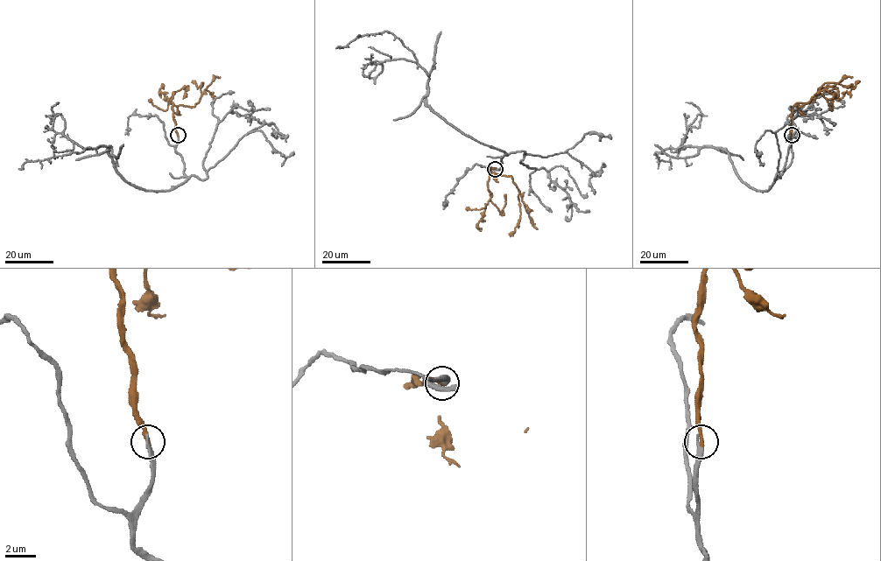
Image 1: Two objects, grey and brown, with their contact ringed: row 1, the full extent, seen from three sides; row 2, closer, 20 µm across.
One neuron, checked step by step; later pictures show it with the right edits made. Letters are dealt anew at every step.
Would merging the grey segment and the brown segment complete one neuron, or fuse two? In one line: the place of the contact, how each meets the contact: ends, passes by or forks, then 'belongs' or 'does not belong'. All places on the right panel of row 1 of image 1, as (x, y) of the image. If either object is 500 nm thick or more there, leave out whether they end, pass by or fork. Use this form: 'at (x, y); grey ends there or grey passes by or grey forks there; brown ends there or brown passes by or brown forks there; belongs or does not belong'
at (792, 135); grey ends there; brown ends there; belongs

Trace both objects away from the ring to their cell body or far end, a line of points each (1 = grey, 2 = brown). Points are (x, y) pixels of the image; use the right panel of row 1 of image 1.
1: (792, 135), (792, 161), (766, 190), (742, 180), (722, 149), (682, 146), (654, 154), (670, 161), (672, 168)
2: (792, 135), (792, 109), (794, 105), (806, 104), (824, 83), (837, 82), (854, 88), (859, 80)

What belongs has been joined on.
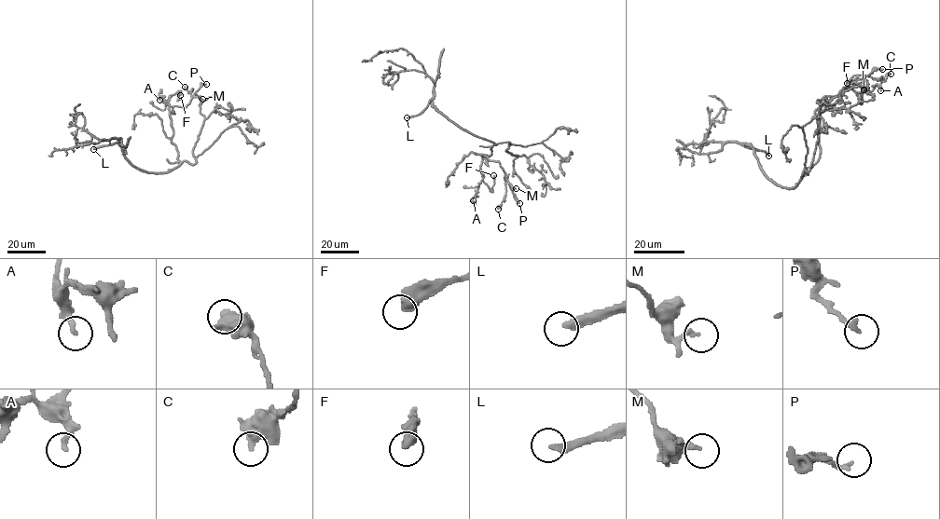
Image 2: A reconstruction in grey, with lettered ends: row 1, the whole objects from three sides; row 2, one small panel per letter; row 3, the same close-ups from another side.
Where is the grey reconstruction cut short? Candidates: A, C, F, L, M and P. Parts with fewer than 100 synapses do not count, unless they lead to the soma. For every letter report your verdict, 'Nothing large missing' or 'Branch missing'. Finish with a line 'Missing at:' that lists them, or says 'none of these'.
A: Nothing large missing
C: Nothing large missing
F: Nothing large missing
L: Branch missing
M: Nothing large missing
P: Nothing large missing
Missing at: L

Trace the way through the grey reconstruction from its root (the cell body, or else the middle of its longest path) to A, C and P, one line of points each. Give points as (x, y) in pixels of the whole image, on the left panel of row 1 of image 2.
A: (153, 172), (167, 172), (180, 163), (172, 142), (170, 98), (166, 102), (159, 96), (159, 100)
C: (153, 172), (167, 172), (180, 163), (172, 142), (169, 107), (189, 103), (192, 88), (188, 93), (185, 87)
P: (153, 172), (167, 172), (180, 163), (172, 142), (169, 107), (186, 107), (206, 84)

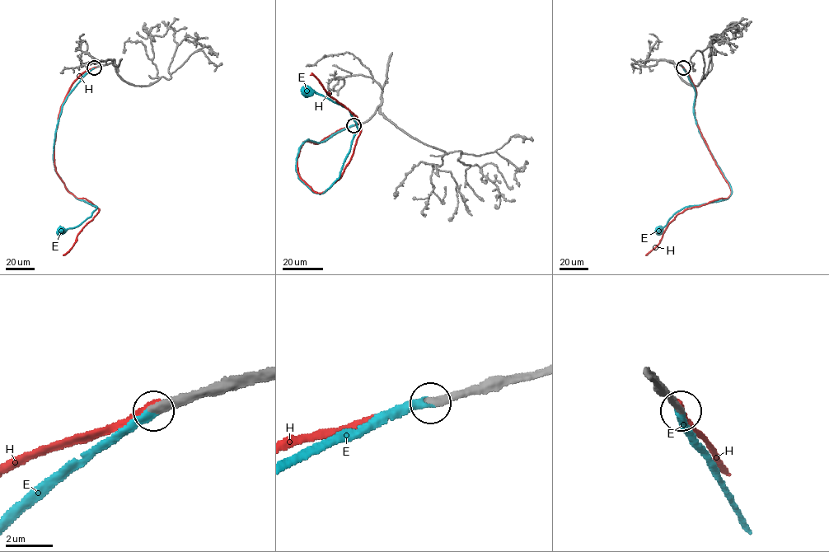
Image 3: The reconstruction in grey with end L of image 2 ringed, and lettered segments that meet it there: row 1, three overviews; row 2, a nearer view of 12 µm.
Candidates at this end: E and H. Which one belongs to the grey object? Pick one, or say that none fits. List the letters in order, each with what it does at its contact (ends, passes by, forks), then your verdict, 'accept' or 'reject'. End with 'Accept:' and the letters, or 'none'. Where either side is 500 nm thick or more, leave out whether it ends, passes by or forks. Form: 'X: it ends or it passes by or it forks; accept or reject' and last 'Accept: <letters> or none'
E: it ends; accept
H: it ends; reject
Accept: E

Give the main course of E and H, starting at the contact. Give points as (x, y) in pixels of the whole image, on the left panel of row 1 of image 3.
E: (94, 67), (69, 94), (62, 107), (53, 161), (68, 191), (96, 208), (76, 226), (62, 231)
H: (95, 67), (84, 72), (74, 81), (61, 106), (54, 164), (65, 188), (100, 210), (63, 254)

